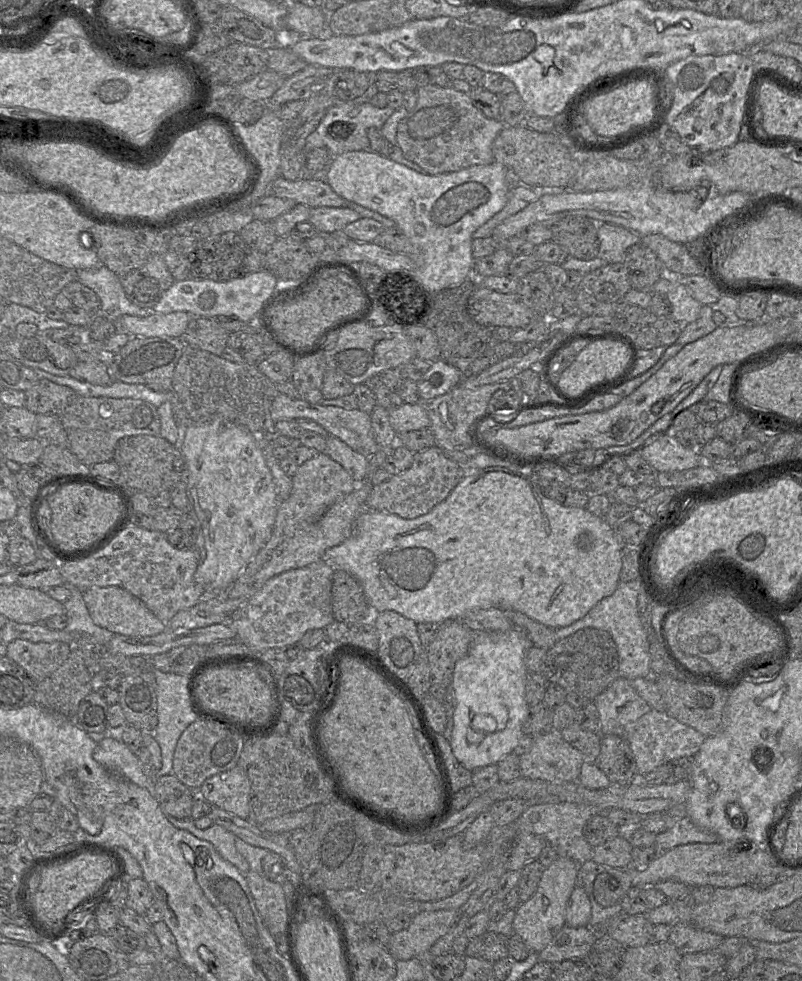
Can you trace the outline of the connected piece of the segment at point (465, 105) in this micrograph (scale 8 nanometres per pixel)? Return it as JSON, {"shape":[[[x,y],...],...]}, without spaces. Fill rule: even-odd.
{"shape":[[[424,85],[416,92],[416,106],[399,122],[396,141],[403,156],[425,172],[421,174],[456,172],[494,161],[493,142],[505,126],[500,119],[486,117],[473,104],[469,93],[458,91],[451,85]]]}

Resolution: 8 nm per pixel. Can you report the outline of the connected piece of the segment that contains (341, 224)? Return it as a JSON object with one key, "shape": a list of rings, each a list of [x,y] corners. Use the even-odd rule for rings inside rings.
{"shape":[[[317,207],[311,208],[308,222],[318,233],[341,234],[348,224],[361,218],[359,213],[348,207]]]}

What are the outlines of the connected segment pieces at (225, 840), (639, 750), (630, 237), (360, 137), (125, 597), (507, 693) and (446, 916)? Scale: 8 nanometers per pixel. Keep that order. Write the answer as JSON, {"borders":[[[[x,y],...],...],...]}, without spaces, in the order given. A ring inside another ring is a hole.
{"borders":[[[[170,815],[165,816],[174,827],[186,830],[198,839],[211,843],[220,856],[240,872],[246,874],[250,871],[248,862],[236,849],[235,835],[224,827],[213,824],[206,829],[199,829],[194,825],[194,821],[191,818],[176,819]]],[[[651,709],[635,723],[628,742],[630,744],[639,777],[658,766],[682,757],[692,758],[700,749],[705,736],[670,716],[666,711]]],[[[598,223],[598,257],[608,263],[623,263],[627,249],[641,241],[641,236],[619,225]]],[[[336,101],[326,110],[318,127],[307,137],[304,154],[315,148],[323,148],[328,151],[331,163],[333,158],[345,152],[370,150],[367,130],[371,127],[381,129],[394,111],[389,106],[377,108],[369,102],[358,104],[353,101]],[[331,128],[339,134],[331,132]]],[[[118,586],[90,587],[82,591],[93,622],[114,634],[125,636],[154,636],[164,632],[167,624],[157,618],[136,596]]],[[[512,628],[505,632],[474,632],[474,644],[467,655],[456,662],[452,678],[456,707],[450,744],[458,762],[469,771],[497,765],[505,756],[514,753],[522,736],[522,725],[529,709],[526,701],[528,670],[525,665],[525,653],[534,646],[519,629]]],[[[457,910],[424,911],[411,919],[408,928],[392,933],[388,950],[398,960],[420,958],[451,927]]]]}

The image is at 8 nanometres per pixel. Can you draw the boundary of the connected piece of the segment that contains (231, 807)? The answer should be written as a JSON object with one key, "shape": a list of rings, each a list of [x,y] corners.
{"shape":[[[238,765],[207,778],[195,792],[212,806],[242,819],[249,818],[250,781]]]}

